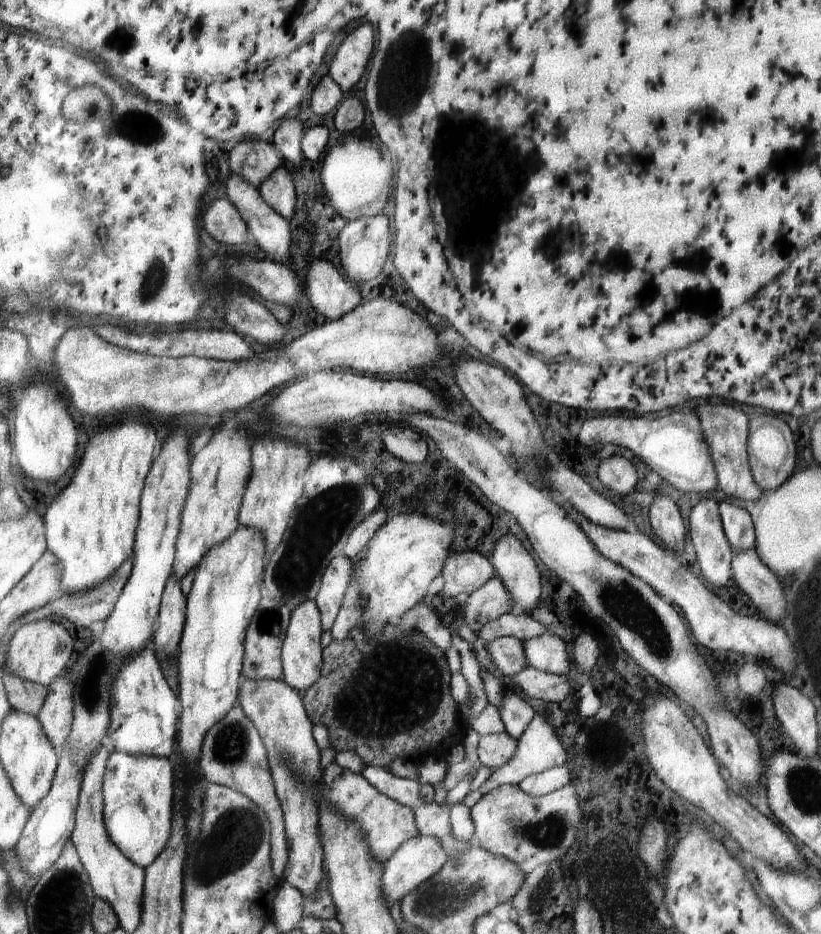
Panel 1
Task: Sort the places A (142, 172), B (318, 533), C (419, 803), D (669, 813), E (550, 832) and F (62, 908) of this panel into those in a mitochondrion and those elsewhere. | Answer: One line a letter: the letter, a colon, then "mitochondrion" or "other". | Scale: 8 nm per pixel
A: other
B: mitochondrion
C: other
D: other
E: mitochondrion
F: mitochondrion

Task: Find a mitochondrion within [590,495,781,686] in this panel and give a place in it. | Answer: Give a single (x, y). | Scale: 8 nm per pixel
(626, 603)

